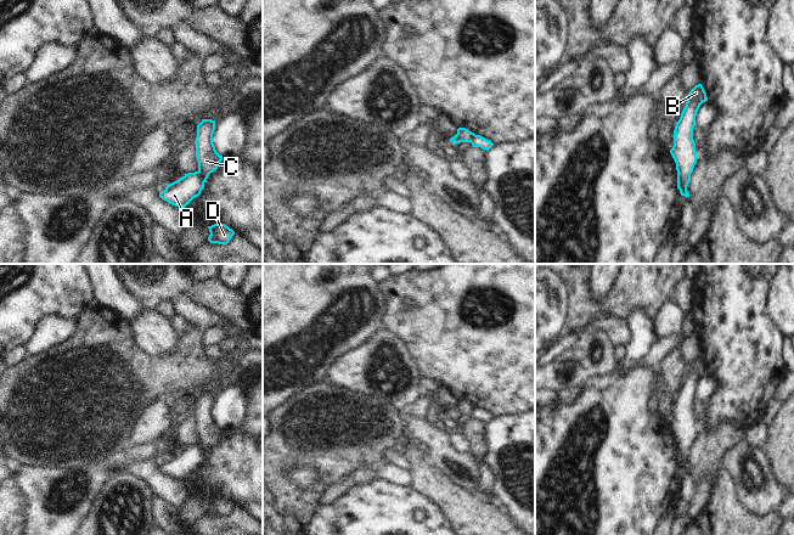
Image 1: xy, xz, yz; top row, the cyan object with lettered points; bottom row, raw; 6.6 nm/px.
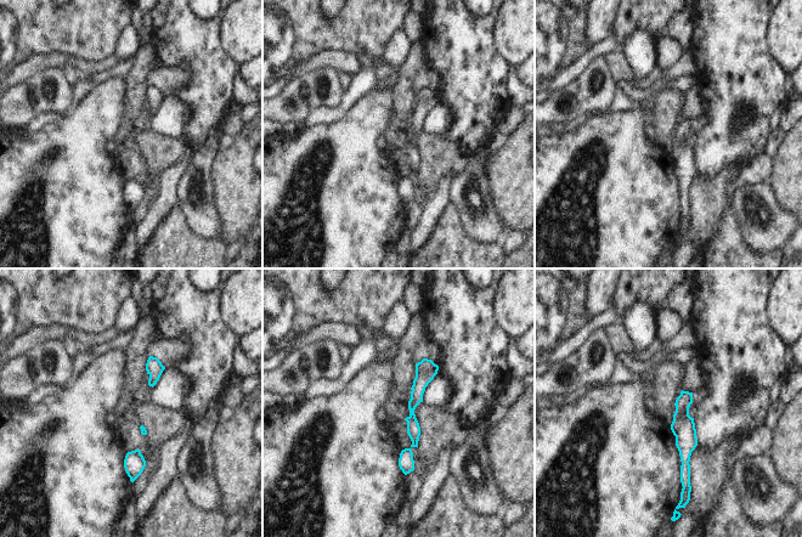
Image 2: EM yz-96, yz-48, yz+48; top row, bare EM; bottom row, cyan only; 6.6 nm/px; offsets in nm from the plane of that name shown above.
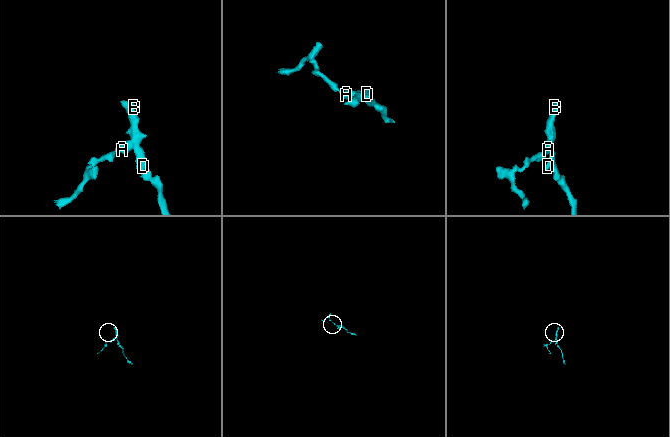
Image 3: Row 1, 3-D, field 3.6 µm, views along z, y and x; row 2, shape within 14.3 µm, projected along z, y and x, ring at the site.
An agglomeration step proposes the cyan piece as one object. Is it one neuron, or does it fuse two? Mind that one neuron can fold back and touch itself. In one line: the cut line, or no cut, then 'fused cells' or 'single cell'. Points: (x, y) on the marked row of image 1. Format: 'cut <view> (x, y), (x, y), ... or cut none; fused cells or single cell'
cut xy (197, 172), (204, 181); fused cells

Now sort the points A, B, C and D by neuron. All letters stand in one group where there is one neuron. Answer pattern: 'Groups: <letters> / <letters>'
Groups: A / B C D

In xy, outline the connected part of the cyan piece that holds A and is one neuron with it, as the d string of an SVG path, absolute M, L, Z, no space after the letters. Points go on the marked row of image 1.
M198 171L185 174L179 180L168 184L159 197L175 207L185 208L204 188L203 178Z

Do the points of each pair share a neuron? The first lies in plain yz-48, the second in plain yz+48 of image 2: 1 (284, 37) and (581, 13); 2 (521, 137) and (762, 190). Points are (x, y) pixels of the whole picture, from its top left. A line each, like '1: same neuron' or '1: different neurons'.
1: same neuron
2: different neurons

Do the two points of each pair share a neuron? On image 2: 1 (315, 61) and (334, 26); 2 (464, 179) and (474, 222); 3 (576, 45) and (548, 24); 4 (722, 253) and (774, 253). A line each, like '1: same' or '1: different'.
1: different
2: same
3: same
4: same

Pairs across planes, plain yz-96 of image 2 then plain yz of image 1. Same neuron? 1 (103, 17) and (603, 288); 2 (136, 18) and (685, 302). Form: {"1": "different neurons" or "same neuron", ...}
{"1": "different neurons", "2": "same neuron"}

